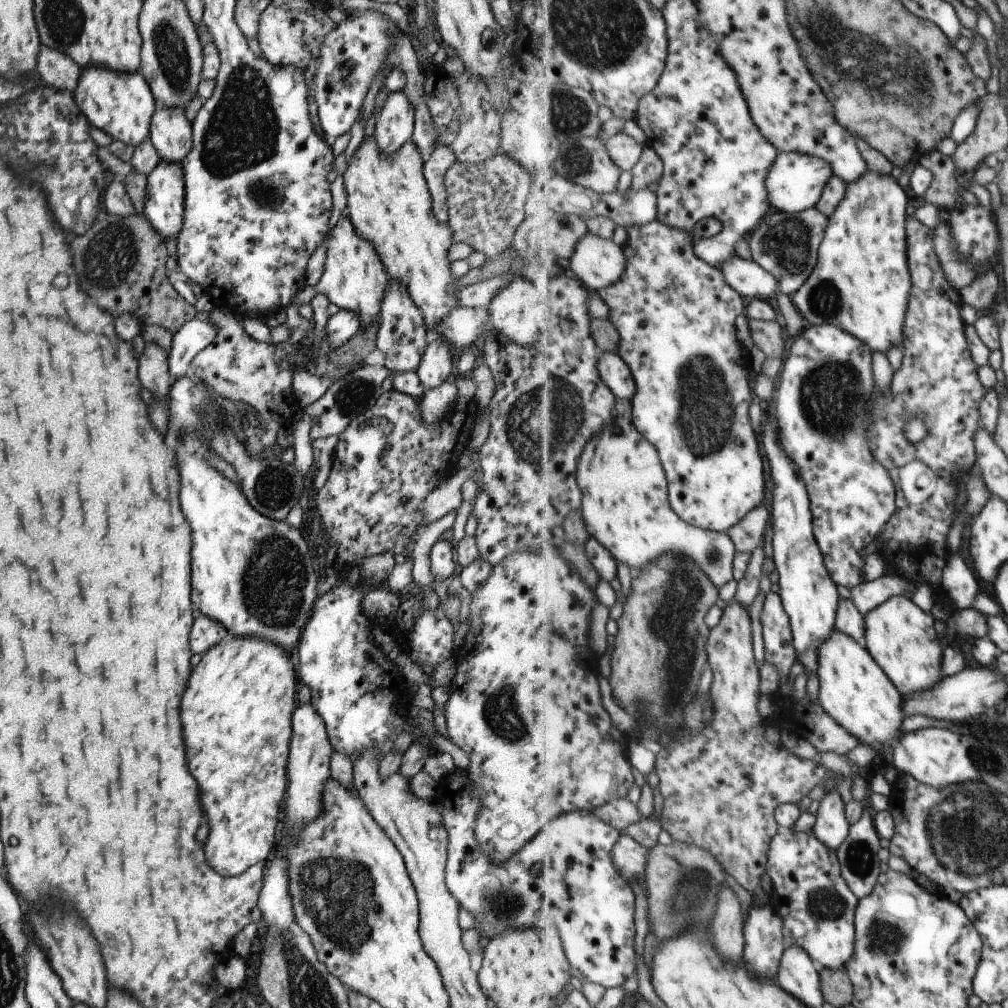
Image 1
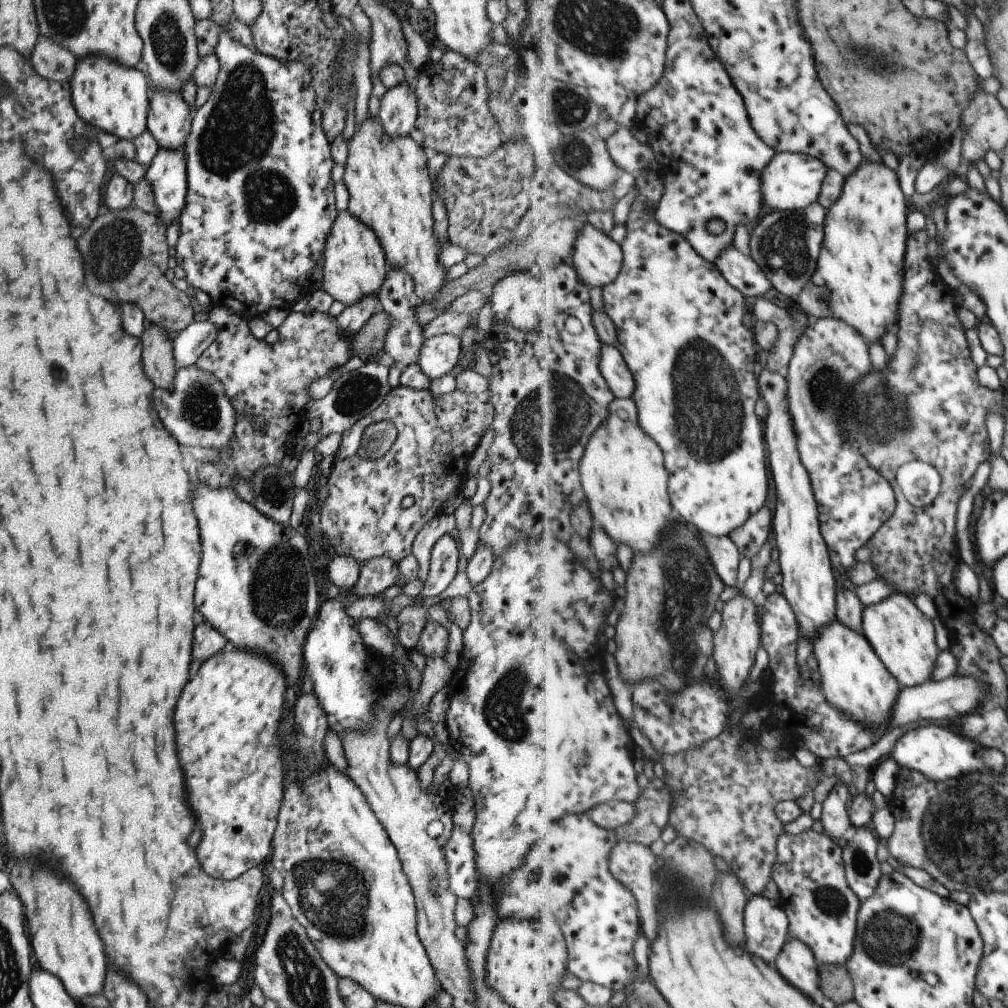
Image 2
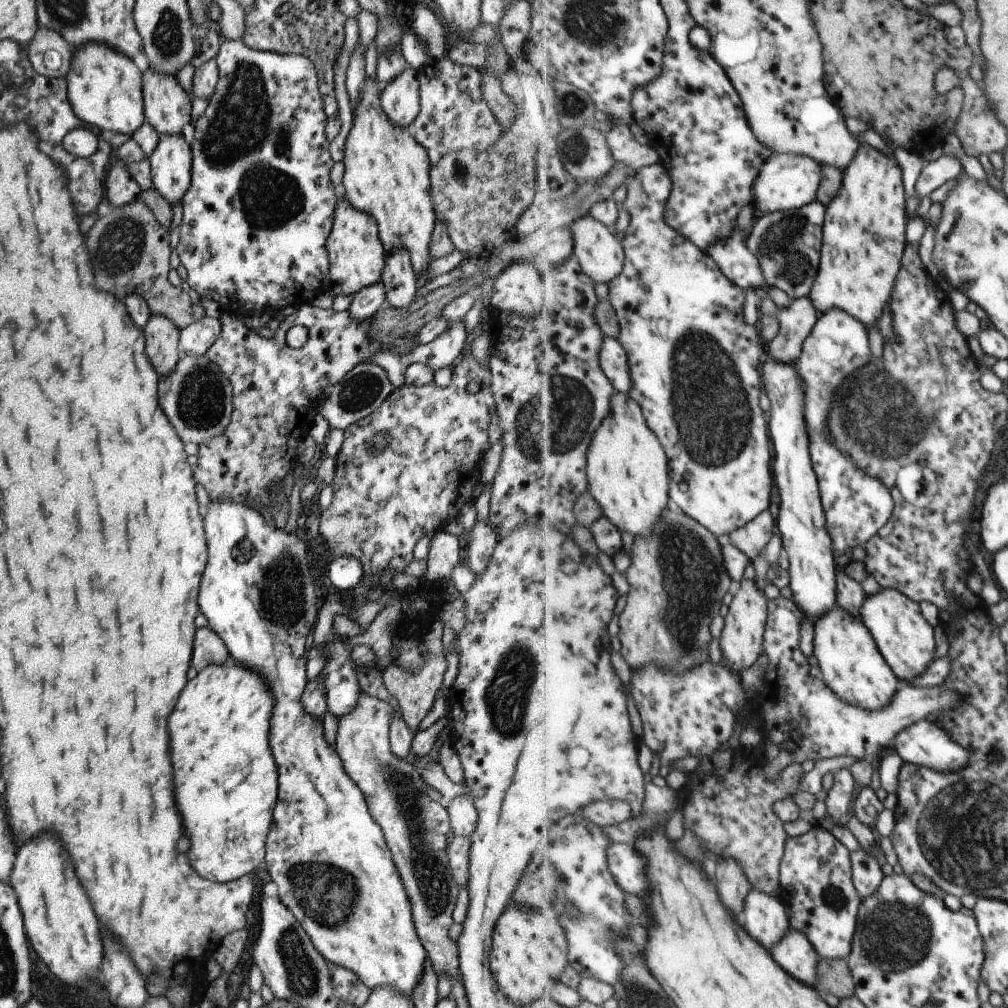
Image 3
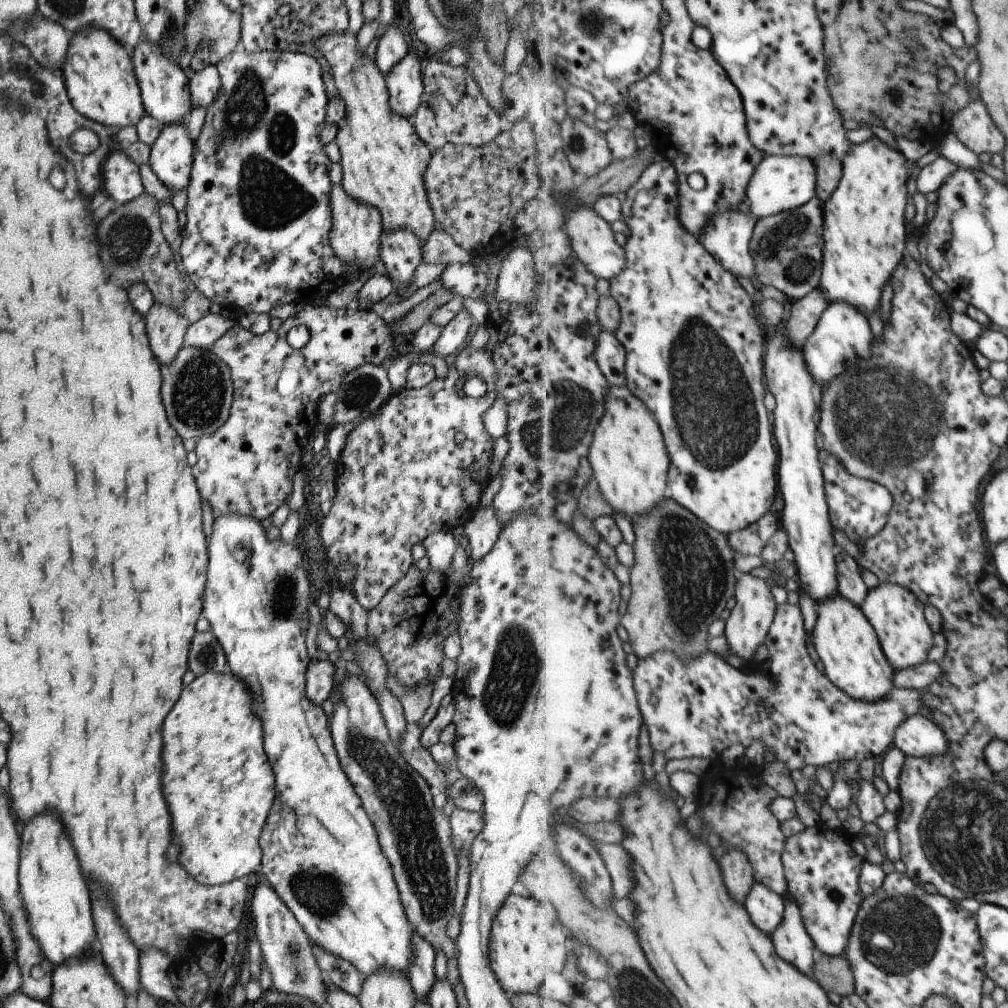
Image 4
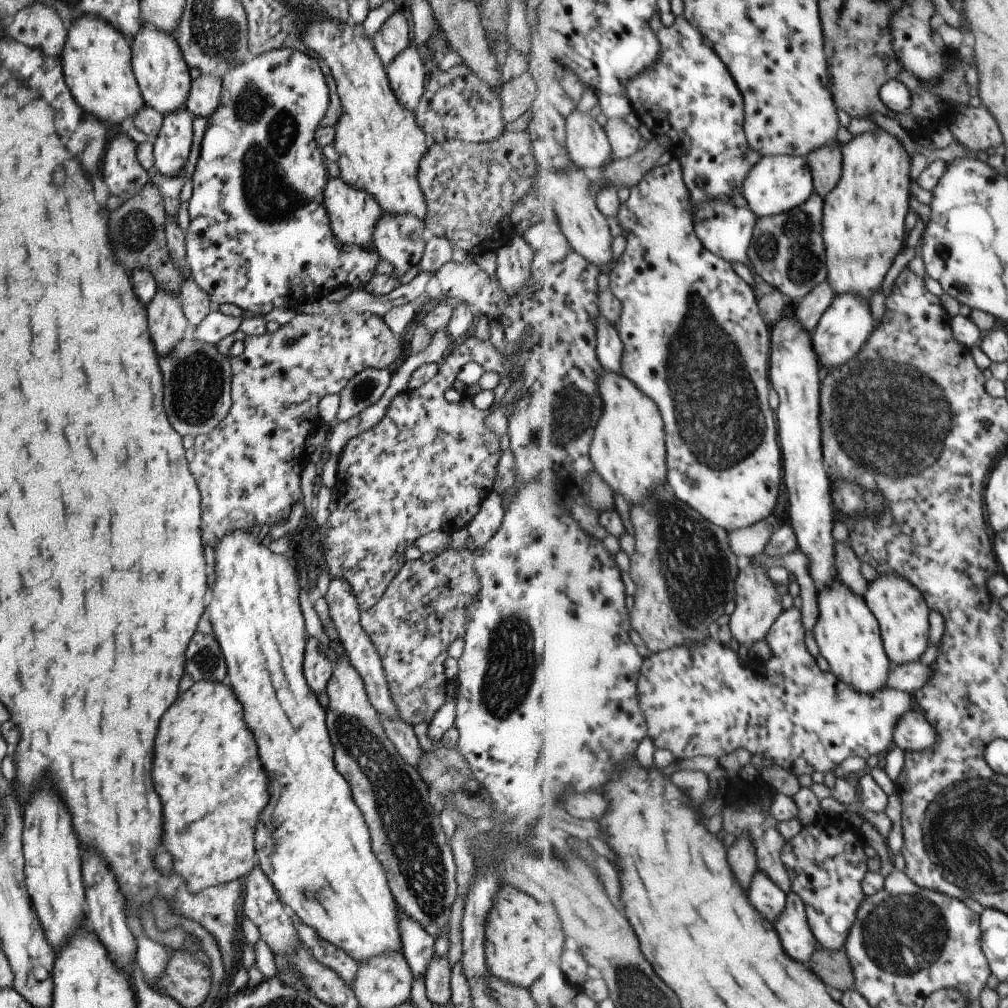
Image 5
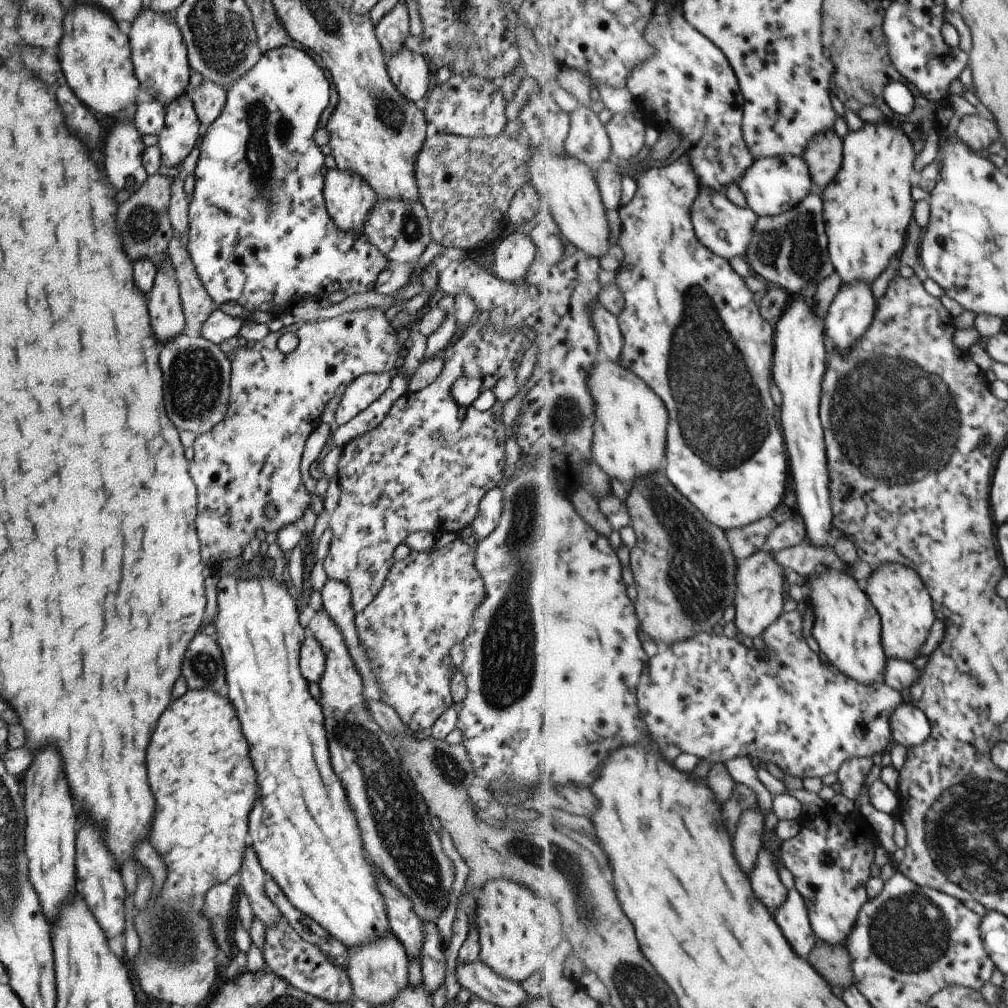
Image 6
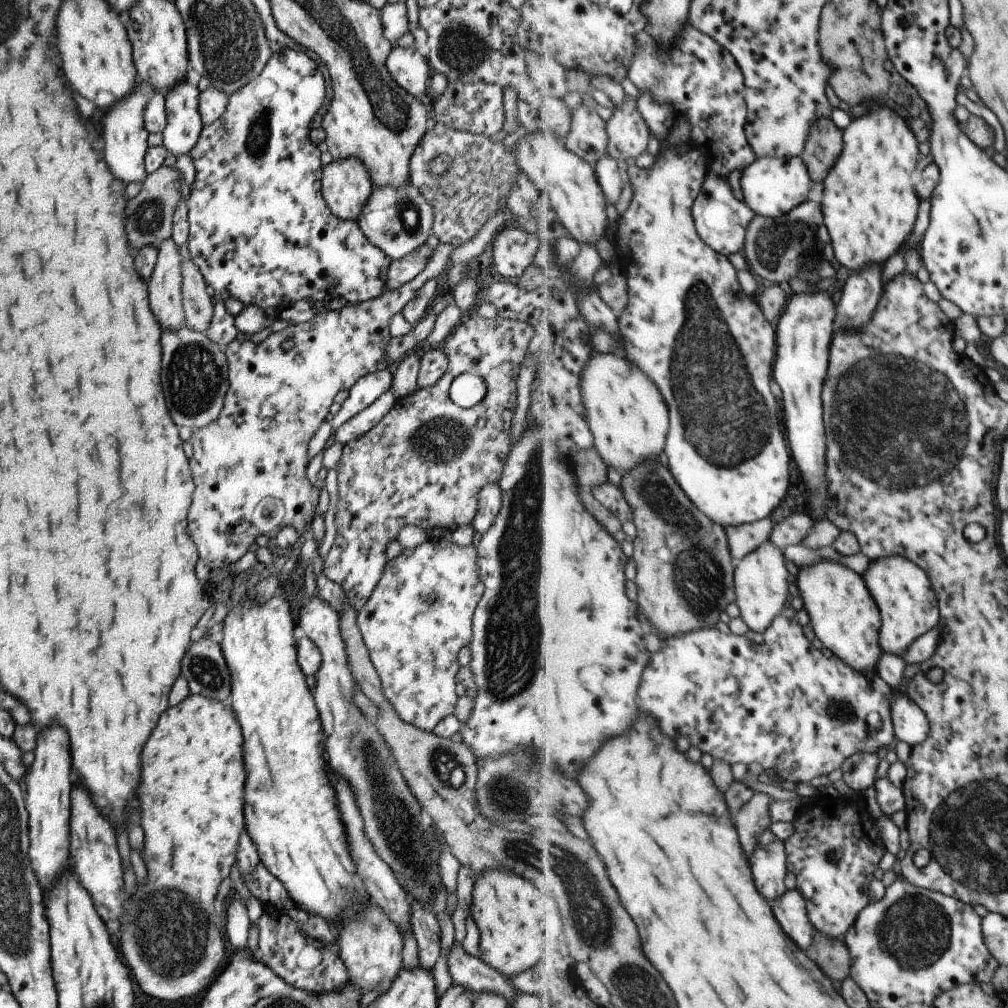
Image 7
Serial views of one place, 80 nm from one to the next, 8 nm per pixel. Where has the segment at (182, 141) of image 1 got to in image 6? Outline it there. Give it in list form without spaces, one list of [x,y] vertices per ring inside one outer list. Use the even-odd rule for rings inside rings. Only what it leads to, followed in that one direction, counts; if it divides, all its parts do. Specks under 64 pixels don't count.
[[[149,5],[142,6],[132,23],[124,27],[124,33],[129,41],[130,61],[139,89],[142,88],[163,106],[181,93],[186,93],[185,87],[191,70],[186,57],[186,46],[173,15],[158,13],[151,10]]]

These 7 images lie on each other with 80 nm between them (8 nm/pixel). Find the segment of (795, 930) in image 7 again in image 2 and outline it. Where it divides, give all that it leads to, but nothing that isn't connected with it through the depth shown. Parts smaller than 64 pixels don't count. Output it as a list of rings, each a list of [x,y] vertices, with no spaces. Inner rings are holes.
[[[789,938],[784,949],[777,955],[777,968],[793,986],[805,990],[805,994],[813,994],[817,1002],[825,1002],[827,997],[820,985],[821,966],[813,949],[801,939]]]

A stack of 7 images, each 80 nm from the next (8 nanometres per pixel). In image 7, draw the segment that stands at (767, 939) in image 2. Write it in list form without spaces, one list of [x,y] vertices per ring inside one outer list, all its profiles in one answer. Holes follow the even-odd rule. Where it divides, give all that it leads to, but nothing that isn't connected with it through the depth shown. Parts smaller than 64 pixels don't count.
[[[770,828],[759,838],[759,844],[753,851],[753,874],[757,878],[757,888],[765,894],[765,898],[777,900],[788,891],[786,844]]]

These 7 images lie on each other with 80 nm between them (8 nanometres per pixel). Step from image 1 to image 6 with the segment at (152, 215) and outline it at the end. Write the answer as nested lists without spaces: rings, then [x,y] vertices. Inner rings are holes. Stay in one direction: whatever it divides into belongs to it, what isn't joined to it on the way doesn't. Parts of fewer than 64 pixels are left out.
[[[181,93],[164,108],[164,125],[156,145],[160,164],[175,166],[193,150],[199,134],[199,125],[193,103],[187,93]]]

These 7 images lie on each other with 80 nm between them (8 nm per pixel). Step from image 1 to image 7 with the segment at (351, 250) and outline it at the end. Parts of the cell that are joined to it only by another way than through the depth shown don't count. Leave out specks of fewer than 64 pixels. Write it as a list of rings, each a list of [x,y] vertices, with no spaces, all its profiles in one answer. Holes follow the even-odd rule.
[[[357,157],[333,159],[322,166],[322,199],[338,219],[356,222],[372,187],[372,180]]]

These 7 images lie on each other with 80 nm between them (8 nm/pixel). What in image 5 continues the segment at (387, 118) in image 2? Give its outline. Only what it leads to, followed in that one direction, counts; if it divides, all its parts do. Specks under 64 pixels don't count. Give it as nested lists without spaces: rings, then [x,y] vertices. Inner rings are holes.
[[[407,46],[384,67],[397,102],[410,111],[423,94],[428,66],[429,60],[422,56],[421,50]]]

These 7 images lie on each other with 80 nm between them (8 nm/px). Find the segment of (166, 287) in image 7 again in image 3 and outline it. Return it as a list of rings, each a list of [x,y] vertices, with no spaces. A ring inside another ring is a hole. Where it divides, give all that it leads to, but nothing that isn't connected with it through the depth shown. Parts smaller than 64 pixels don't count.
[[[150,314],[142,328],[143,351],[147,354],[151,370],[155,370],[157,378],[165,374],[169,376],[169,372],[181,358],[177,348],[179,332],[167,318],[161,318],[159,314]]]

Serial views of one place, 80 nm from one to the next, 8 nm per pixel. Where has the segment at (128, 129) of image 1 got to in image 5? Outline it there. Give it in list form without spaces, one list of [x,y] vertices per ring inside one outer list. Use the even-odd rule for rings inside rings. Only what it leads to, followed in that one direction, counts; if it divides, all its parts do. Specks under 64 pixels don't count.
[[[81,16],[73,20],[69,30],[66,29],[65,42],[59,52],[59,58],[65,84],[74,102],[81,106],[84,113],[101,122],[105,120],[111,124],[119,124],[125,116],[133,116],[145,106],[131,68],[129,41],[107,21],[102,21],[102,18]]]

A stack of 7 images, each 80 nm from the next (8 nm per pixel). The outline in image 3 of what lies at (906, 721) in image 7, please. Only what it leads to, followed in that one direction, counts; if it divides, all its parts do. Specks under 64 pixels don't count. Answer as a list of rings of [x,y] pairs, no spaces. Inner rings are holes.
[[[921,720],[909,728],[905,728],[894,739],[893,750],[903,758],[905,763],[918,764],[931,768],[931,770],[935,769],[937,772],[949,772],[949,774],[966,767],[970,761],[968,749],[955,742],[943,727],[939,728],[929,720]]]

